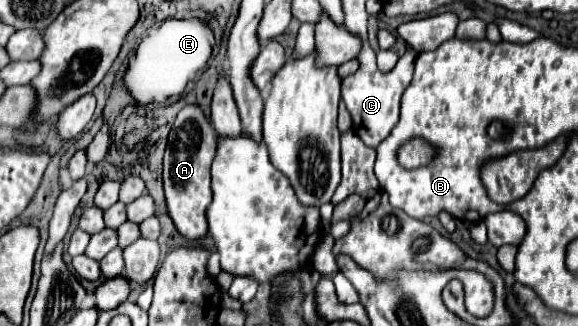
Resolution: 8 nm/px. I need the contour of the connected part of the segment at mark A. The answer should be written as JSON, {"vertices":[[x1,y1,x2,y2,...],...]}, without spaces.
{"vertices":[[185,106,169,132,169,142,163,158,163,190,167,202,167,214,173,220,177,232,187,240,201,240,207,234,205,206,211,202,211,182,209,166,217,150,217,136,203,116,199,106]]}

